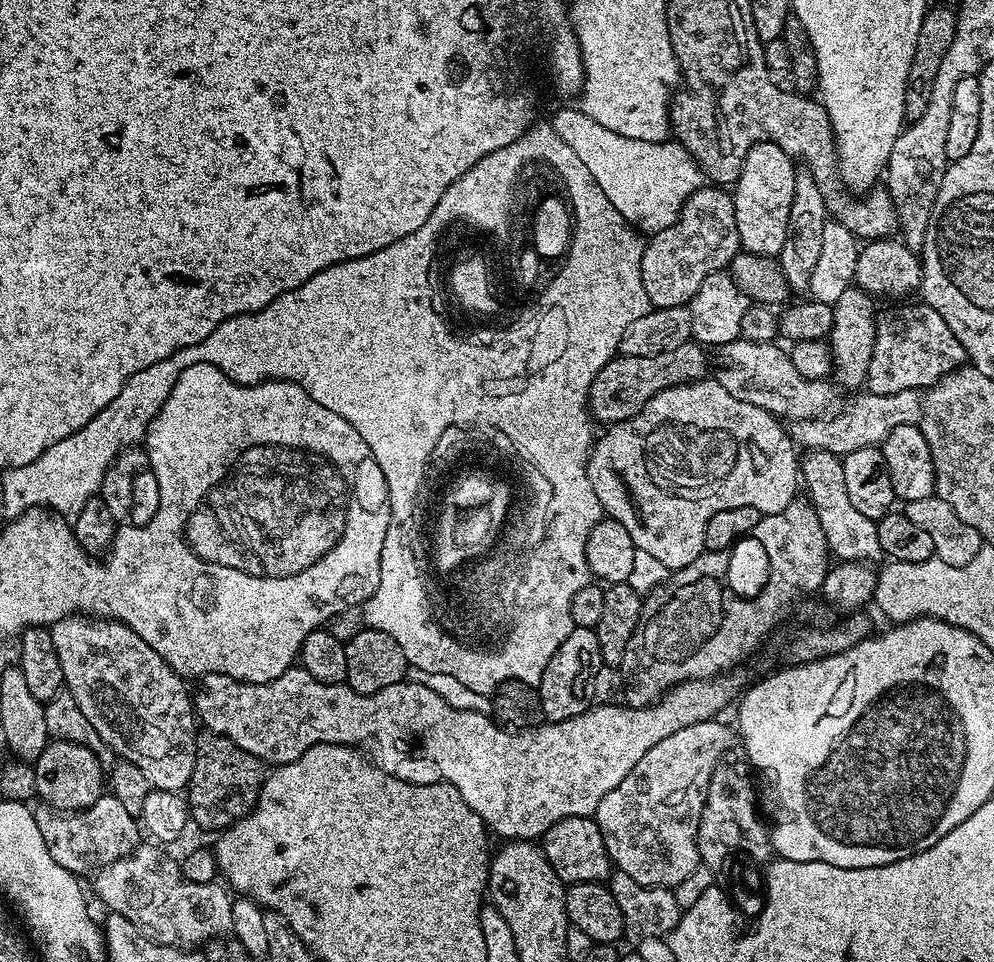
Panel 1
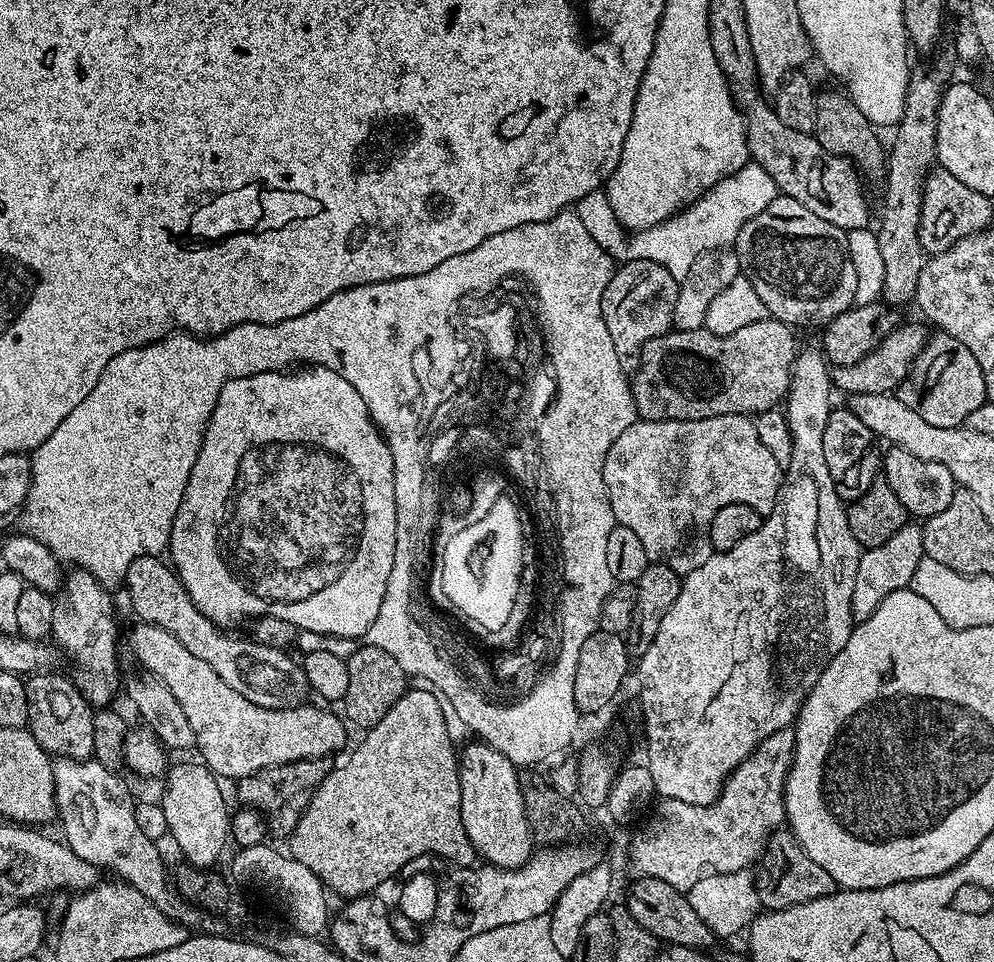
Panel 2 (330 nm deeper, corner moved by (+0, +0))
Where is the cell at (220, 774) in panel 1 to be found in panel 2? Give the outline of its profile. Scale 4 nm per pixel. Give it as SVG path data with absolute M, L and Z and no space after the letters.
M328 758L319 760L295 760L289 764L273 764L270 768L260 768L249 776L241 776L235 781L236 796L239 803L252 808L264 817L269 833L274 837L291 837L292 831L298 826L302 814L312 801L318 786L332 771L333 761Z

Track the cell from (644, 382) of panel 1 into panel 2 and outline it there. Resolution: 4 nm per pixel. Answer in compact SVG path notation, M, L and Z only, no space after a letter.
M766 319L750 322L734 334L714 334L702 327L698 330L677 332L669 330L664 335L646 342L640 351L640 361L631 373L632 397L636 414L642 420L701 420L711 416L747 416L764 412L787 397L792 381L792 364L796 361L798 343L789 325L781 320Z

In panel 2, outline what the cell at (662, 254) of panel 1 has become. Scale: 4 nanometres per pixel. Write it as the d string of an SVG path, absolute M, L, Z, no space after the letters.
M629 260L615 269L602 294L602 318L610 338L614 338L614 350L625 373L635 372L640 361L640 351L654 338L672 328L672 315L680 284L670 270L656 260Z

